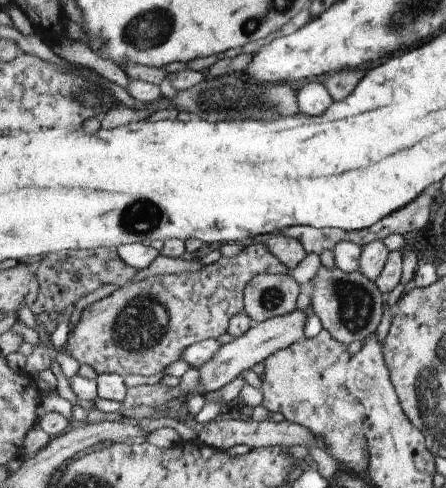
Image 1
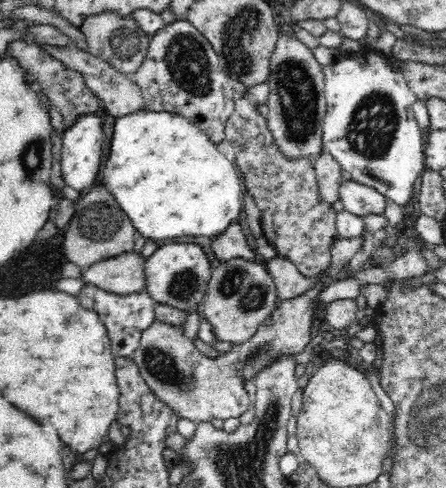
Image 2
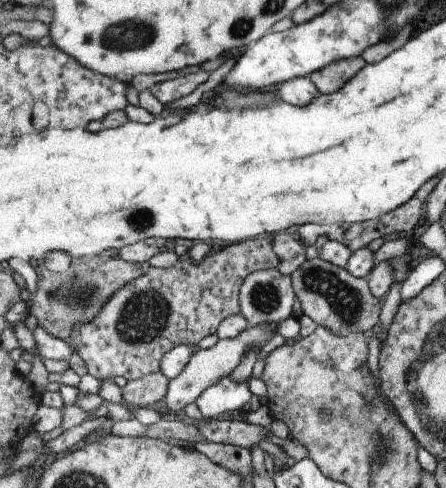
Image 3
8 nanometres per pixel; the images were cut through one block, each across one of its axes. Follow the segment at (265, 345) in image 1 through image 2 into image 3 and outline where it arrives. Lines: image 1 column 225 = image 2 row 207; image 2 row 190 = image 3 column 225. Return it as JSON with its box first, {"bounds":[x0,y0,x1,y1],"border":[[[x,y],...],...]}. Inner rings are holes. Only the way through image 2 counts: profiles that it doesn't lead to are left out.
{"bounds":[165,324,279,416],"border":[[[265,324],[265,326],[255,326],[255,328],[249,328],[245,330],[239,338],[233,338],[233,340],[219,340],[213,348],[209,350],[199,350],[193,360],[189,362],[189,366],[185,368],[185,372],[171,380],[169,384],[169,394],[165,398],[165,404],[167,404],[167,410],[173,414],[173,416],[181,416],[183,408],[187,408],[191,402],[197,402],[209,388],[213,388],[215,384],[223,382],[225,378],[231,378],[233,372],[239,368],[239,364],[243,362],[243,358],[249,354],[249,350],[261,350],[261,346],[265,342],[269,342],[279,330],[279,324]]]}

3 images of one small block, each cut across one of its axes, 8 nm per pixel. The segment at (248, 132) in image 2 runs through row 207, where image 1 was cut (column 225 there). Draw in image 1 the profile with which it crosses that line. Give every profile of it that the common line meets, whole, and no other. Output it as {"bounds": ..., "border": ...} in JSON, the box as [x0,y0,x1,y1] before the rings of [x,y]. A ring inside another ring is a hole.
{"bounds":[67,240,291,376],"border":[[[263,240],[257,244],[245,246],[233,258],[219,258],[211,266],[203,266],[199,272],[183,272],[169,276],[151,276],[145,280],[137,280],[127,284],[125,288],[115,290],[111,296],[89,306],[79,324],[71,328],[67,340],[67,354],[73,356],[79,364],[89,364],[99,376],[101,374],[139,374],[153,376],[163,372],[169,364],[183,358],[183,352],[193,348],[193,344],[201,344],[205,340],[215,340],[221,334],[227,334],[231,328],[231,320],[237,314],[245,312],[245,290],[249,282],[259,274],[289,274],[291,270],[269,250]]]}

